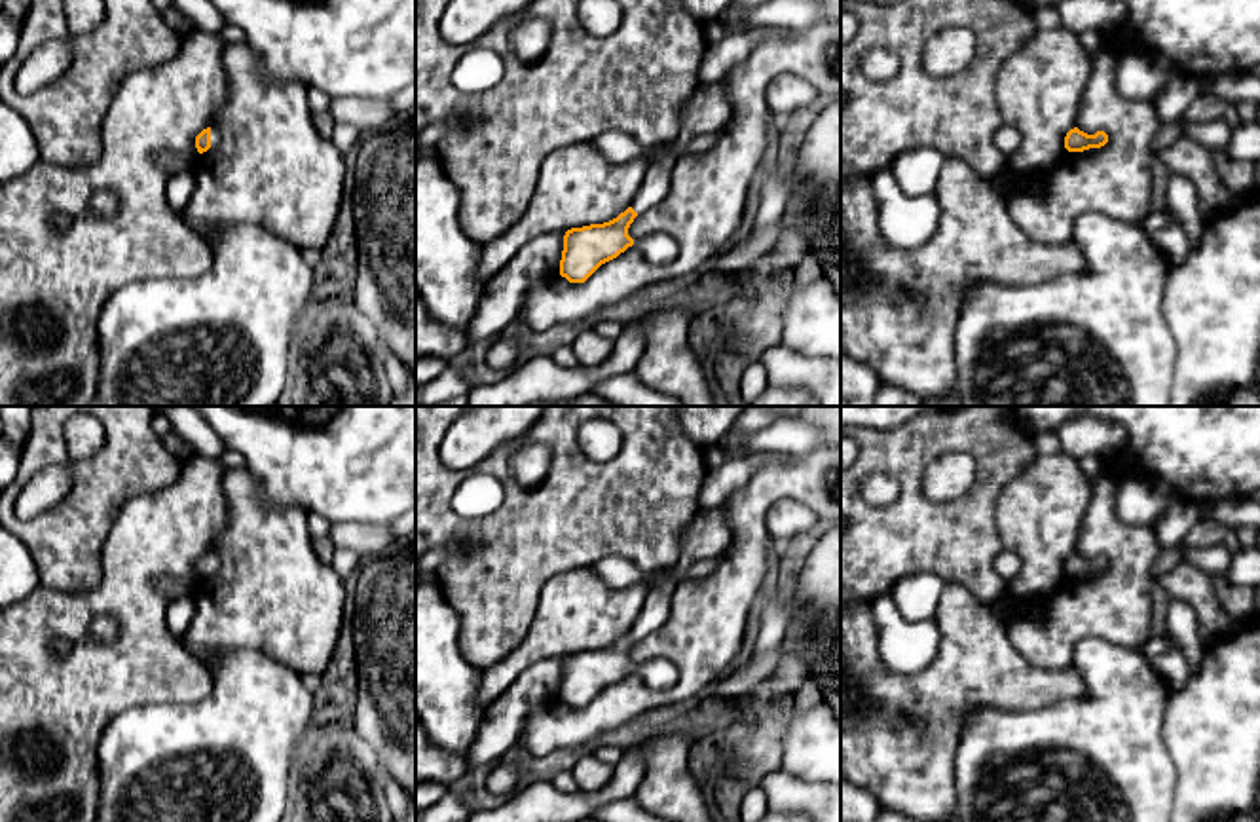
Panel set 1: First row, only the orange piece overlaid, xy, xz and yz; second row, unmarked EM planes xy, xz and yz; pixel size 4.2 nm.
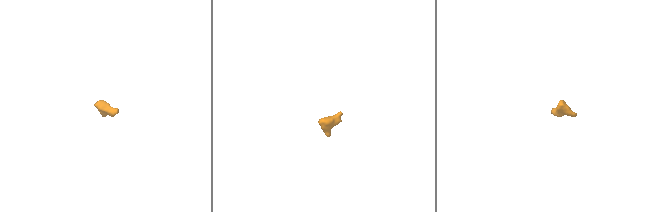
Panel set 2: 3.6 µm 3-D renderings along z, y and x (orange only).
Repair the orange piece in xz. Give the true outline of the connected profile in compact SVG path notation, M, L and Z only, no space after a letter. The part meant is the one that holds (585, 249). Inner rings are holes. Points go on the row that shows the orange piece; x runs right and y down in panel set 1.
M700 84L681 116L681 135L666 156L647 167L632 205L609 222L565 232L560 275L569 283L584 283L602 264L632 247L634 239L628 235L628 228L638 215L643 215L666 197L672 169L681 156L679 148L689 137L719 133L731 121L731 116L732 104L723 85Z

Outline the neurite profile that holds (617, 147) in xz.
M607 131L592 140L611 163L626 163L634 158L647 158L653 163L674 148L674 142L641 146L636 139L621 131Z

